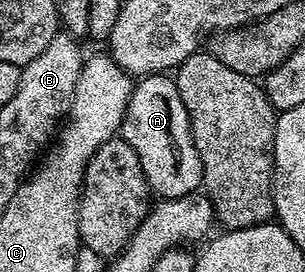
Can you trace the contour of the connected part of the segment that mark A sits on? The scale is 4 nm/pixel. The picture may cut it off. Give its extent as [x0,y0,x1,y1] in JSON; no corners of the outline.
[119,74,202,199]

